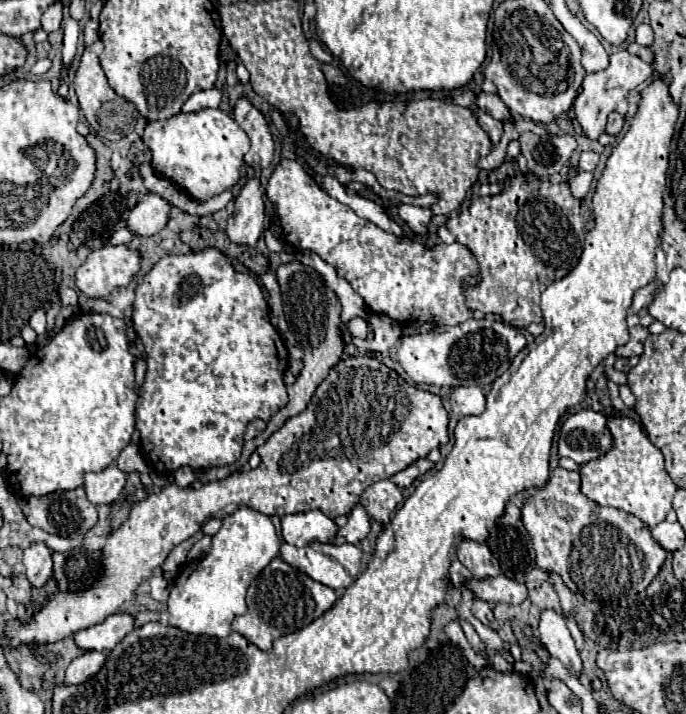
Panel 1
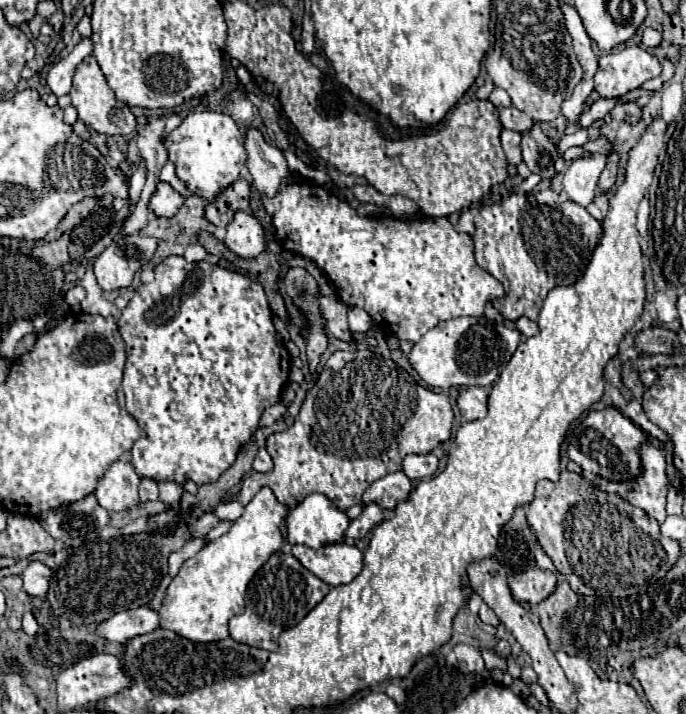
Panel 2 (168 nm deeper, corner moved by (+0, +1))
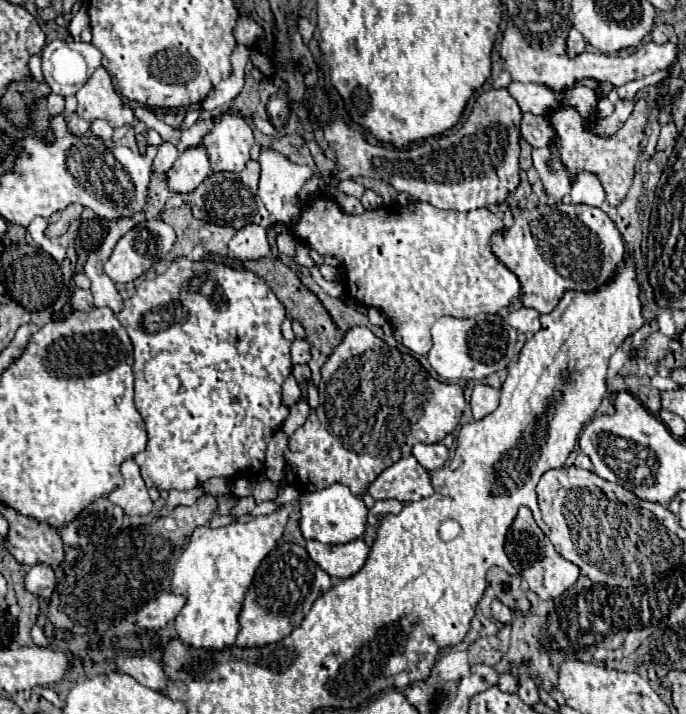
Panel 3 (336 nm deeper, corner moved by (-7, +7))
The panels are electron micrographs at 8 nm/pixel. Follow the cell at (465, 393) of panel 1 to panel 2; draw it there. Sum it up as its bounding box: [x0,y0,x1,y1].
[457,386,487,422]

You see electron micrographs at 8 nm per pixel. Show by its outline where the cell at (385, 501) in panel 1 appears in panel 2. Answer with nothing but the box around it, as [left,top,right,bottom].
[363,470,413,510]

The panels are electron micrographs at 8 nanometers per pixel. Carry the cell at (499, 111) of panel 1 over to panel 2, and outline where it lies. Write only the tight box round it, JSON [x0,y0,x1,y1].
[499,108,533,134]

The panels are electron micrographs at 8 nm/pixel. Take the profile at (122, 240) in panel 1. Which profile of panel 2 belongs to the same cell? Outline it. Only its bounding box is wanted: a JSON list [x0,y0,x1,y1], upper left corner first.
[129,160,147,202]

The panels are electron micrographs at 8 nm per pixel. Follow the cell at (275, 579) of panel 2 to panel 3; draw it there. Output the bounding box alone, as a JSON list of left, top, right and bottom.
[236,542,332,648]

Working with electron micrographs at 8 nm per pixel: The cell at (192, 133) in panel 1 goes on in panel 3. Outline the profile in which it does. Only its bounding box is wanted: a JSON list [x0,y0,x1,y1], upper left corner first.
[200,114,254,172]

